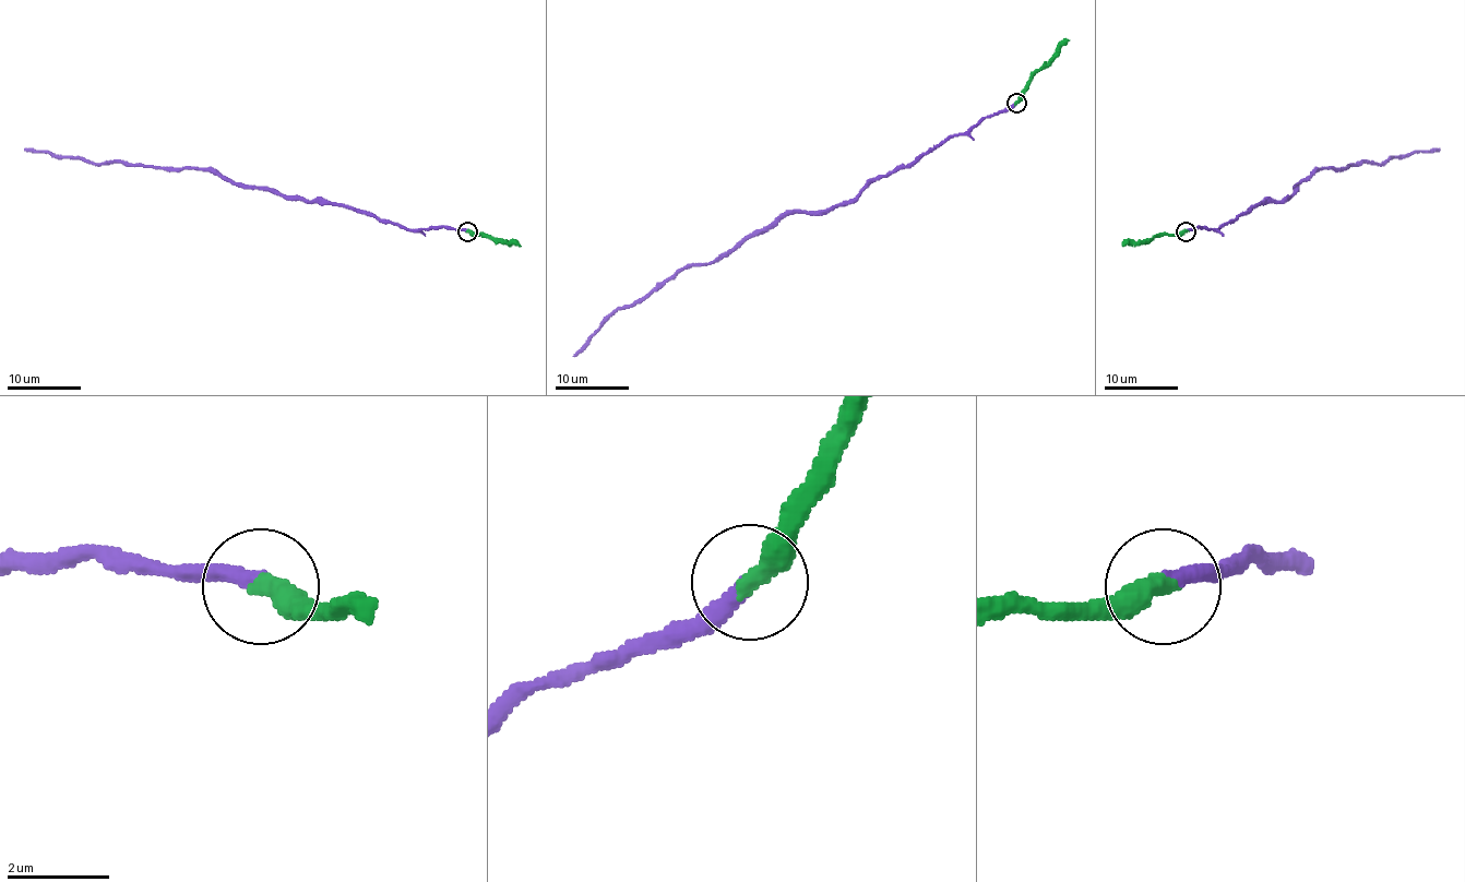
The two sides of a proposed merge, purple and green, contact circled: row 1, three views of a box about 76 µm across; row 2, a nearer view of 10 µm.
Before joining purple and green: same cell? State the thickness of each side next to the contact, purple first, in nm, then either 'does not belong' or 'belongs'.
calibres 340 and 460 nm; does not belong

